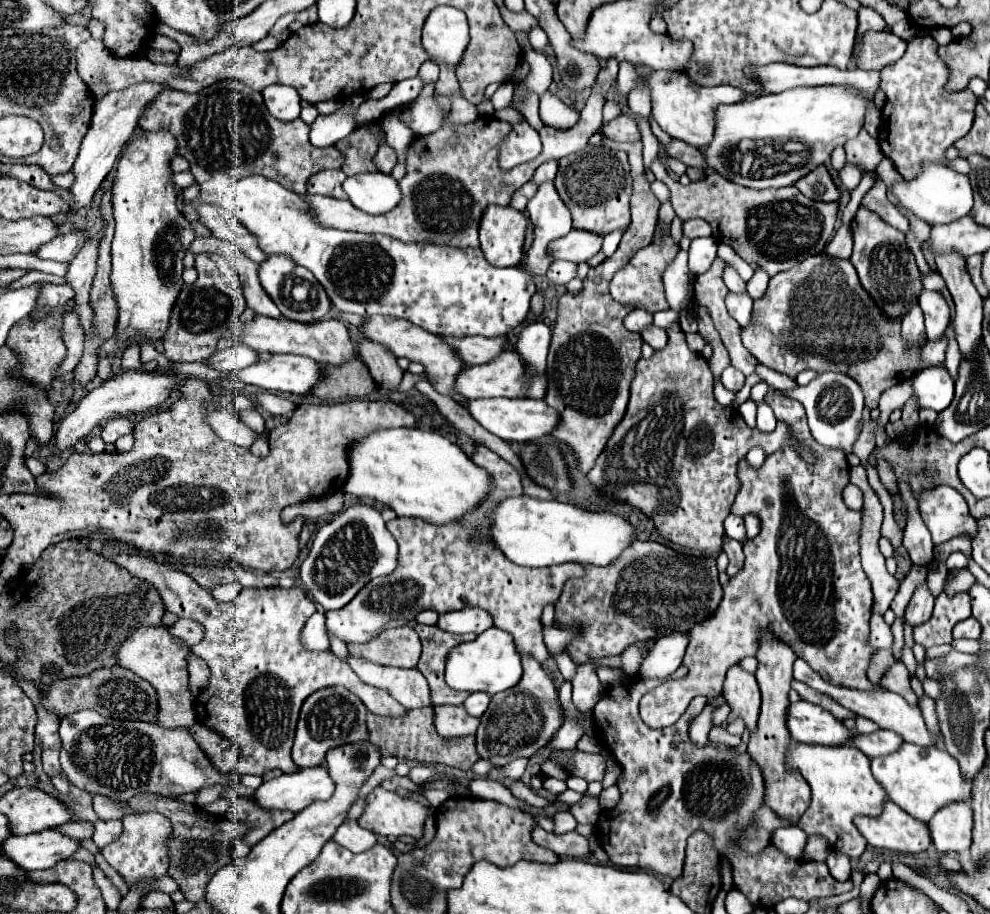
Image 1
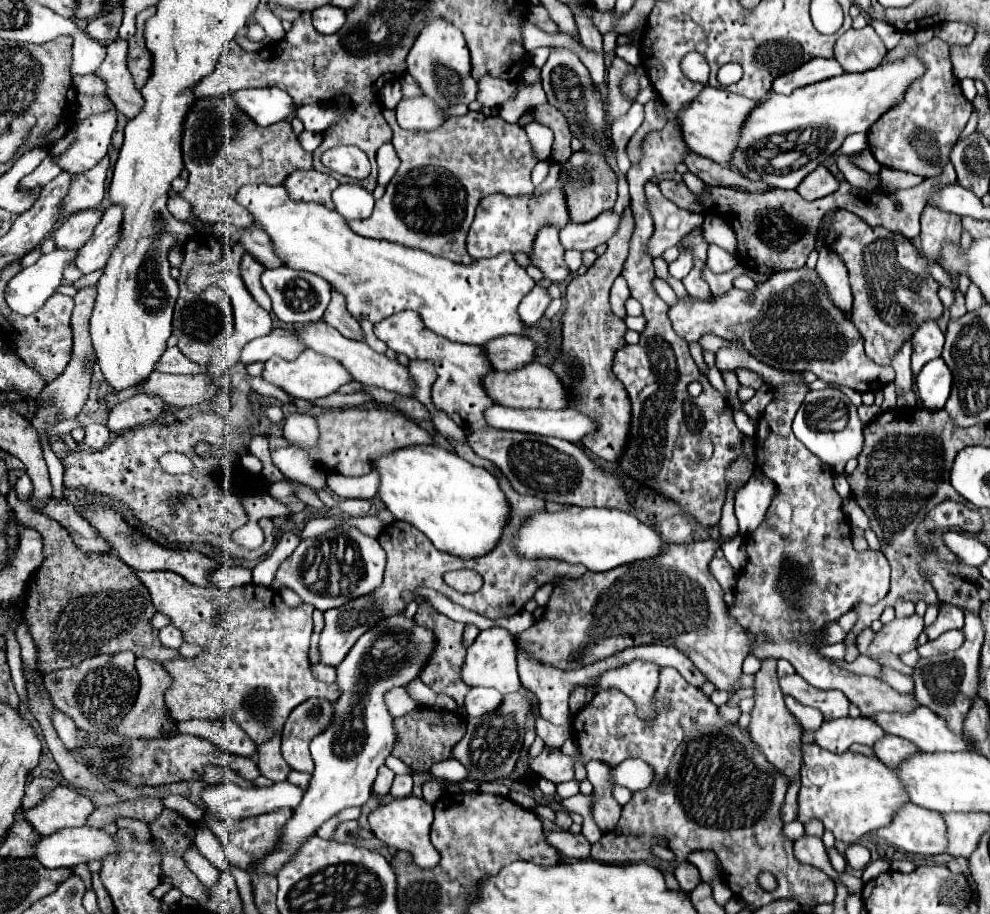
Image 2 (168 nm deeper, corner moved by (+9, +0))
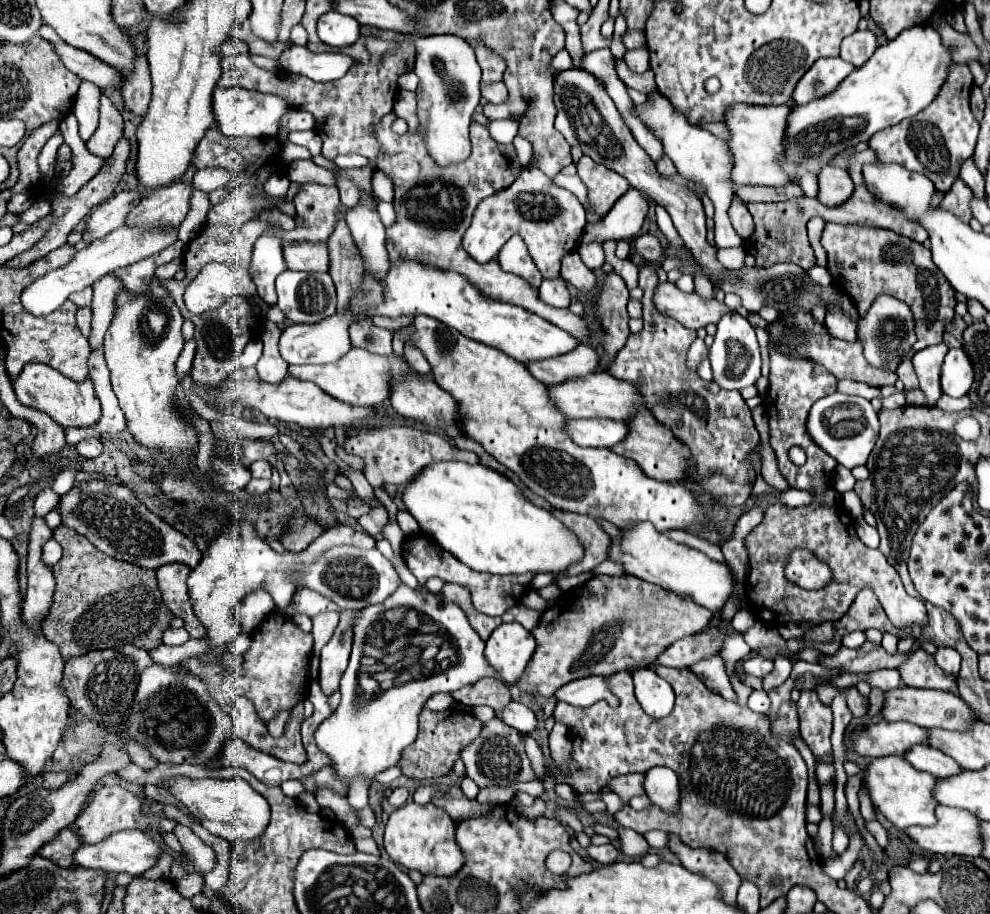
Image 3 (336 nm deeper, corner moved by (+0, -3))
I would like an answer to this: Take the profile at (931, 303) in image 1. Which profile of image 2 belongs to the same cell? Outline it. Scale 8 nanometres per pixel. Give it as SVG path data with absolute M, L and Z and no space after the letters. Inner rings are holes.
M925 320L915 330L911 342L913 342L913 356L911 356L911 370L917 376L917 372L933 358L941 356L943 350L943 332L937 326L935 320Z

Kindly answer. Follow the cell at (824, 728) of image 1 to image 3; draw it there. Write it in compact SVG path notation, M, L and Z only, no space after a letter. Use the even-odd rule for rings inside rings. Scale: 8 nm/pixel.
M880 721L852 739L852 751L864 757L906 755L912 745L928 745L928 729L912 723Z

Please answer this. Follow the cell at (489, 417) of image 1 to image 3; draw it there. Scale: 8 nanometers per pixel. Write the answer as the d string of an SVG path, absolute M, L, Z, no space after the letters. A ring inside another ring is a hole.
M572 419L566 431L582 447L614 447L628 435L626 423L614 419Z

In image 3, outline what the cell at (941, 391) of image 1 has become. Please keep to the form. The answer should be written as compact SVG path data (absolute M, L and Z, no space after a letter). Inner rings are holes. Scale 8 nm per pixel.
M950 349L942 365L942 393L950 397L962 397L972 387L974 371L968 353L962 349Z

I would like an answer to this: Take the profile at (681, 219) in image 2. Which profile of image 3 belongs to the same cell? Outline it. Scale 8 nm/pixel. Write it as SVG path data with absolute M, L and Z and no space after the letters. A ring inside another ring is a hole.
M640 235L632 241L636 253L640 253L646 261L652 261L652 263L658 263L662 261L664 257L664 251L662 251L662 245L660 241L654 237L654 235Z

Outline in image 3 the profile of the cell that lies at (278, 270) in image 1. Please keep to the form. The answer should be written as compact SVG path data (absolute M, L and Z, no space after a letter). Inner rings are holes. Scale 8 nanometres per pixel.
M284 271L276 279L278 307L292 323L318 323L336 311L336 289L328 273L296 273Z

